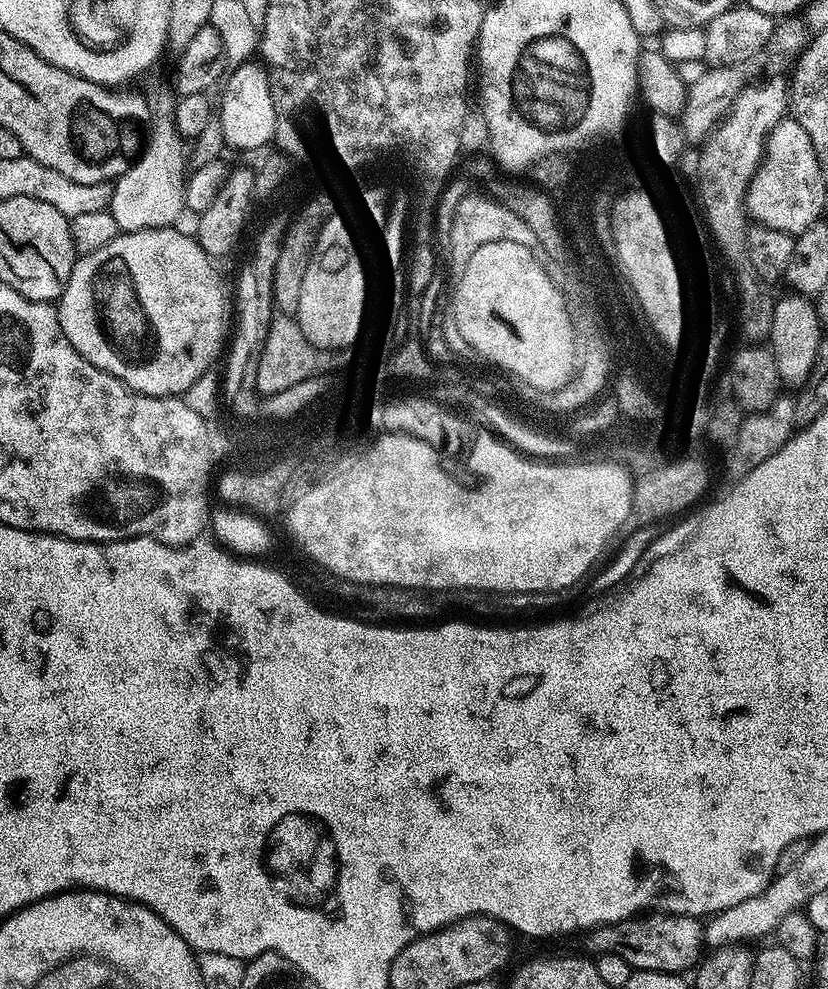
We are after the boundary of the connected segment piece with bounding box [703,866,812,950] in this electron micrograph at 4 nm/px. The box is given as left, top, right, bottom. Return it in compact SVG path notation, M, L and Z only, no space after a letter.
M790 866L784 876L776 876L771 883L767 885L768 892L761 891L757 895L747 896L742 902L738 902L738 906L730 906L711 917L703 925L703 943L709 949L717 950L725 946L743 945L748 942L744 940L756 940L759 936L771 937L782 918L805 907L804 896L812 892L812 888L804 888L804 872L800 872L800 868L796 866Z

